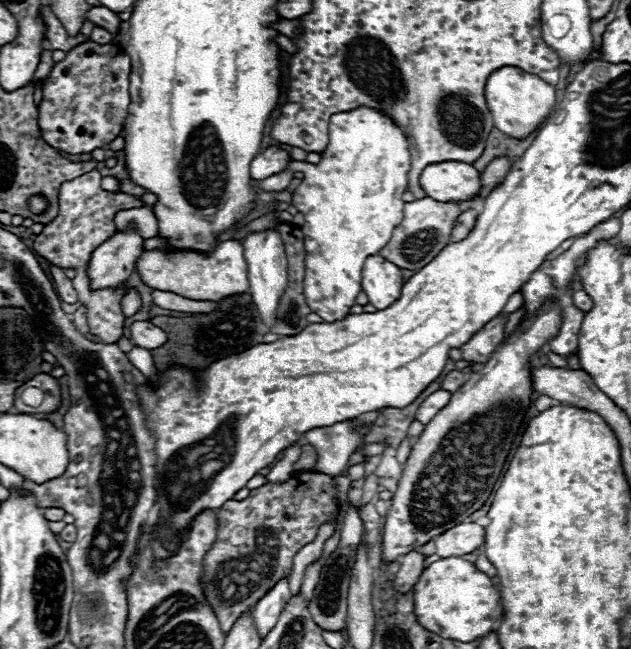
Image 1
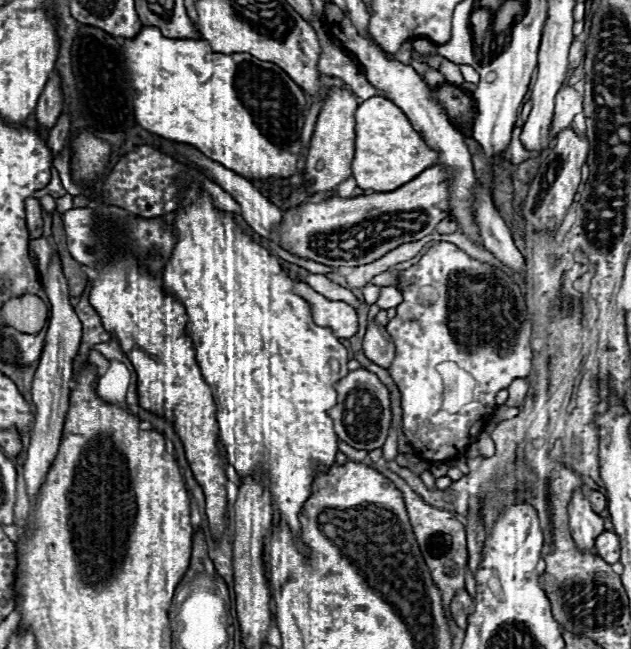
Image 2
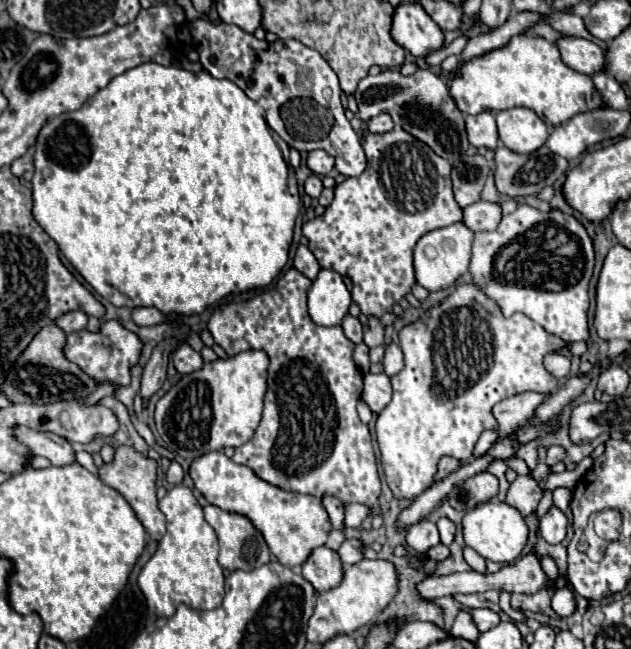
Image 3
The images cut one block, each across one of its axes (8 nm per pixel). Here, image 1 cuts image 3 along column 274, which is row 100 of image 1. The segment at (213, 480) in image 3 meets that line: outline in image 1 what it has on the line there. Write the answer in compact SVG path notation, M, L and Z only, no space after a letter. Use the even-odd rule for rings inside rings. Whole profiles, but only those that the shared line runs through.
M504 66L490 74L490 78L486 80L484 96L488 110L492 112L494 118L494 126L516 140L524 140L540 124L544 124L544 120L550 116L556 104L556 90L548 82L512 66Z

